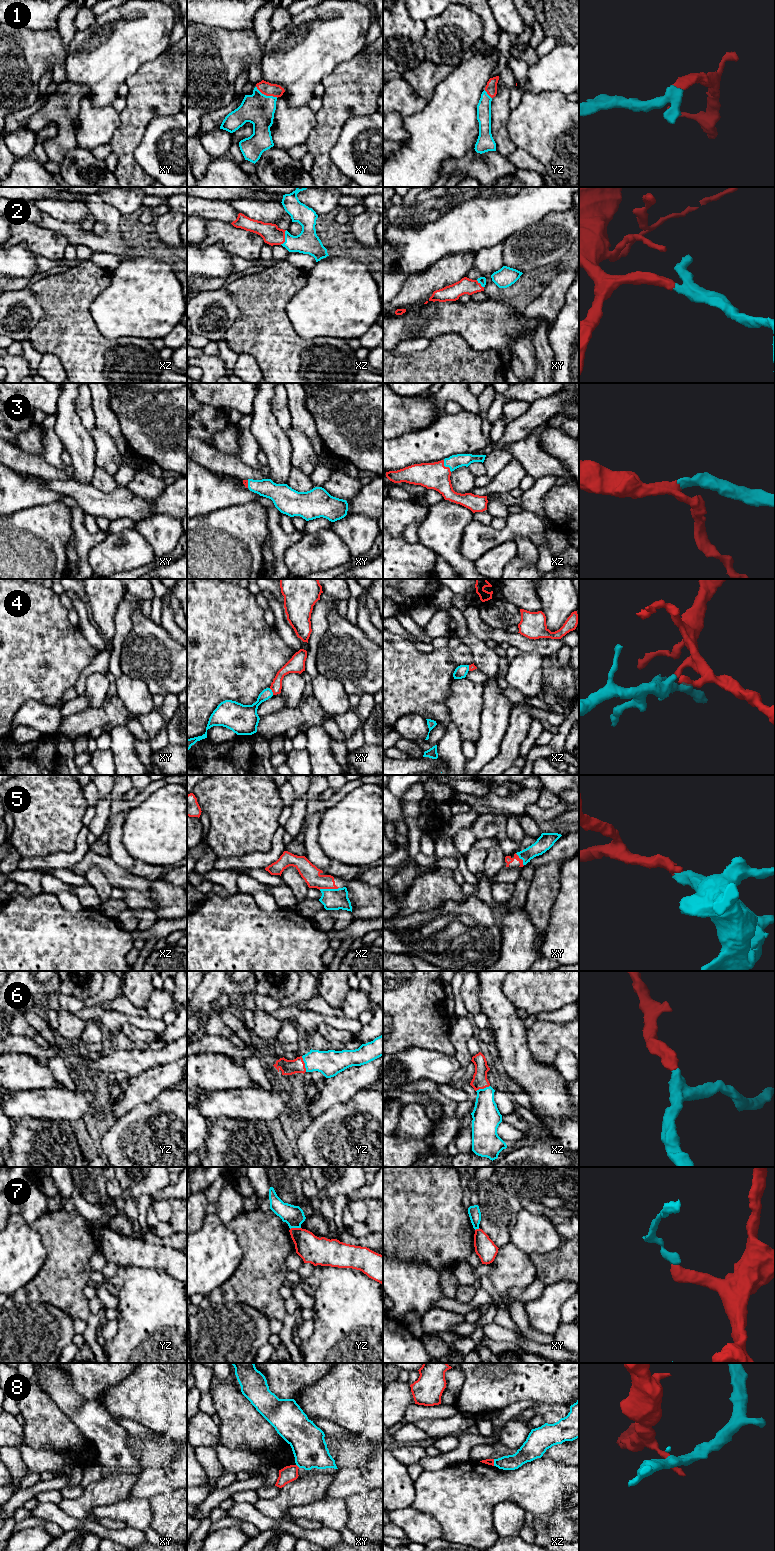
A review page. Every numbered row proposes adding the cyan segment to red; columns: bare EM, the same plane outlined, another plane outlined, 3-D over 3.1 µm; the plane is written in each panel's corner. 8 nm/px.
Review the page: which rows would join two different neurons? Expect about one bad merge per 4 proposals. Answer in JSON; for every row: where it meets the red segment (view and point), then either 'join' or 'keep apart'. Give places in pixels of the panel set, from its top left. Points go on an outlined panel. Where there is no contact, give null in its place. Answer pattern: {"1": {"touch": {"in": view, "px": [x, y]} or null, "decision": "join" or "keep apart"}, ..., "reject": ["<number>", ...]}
{"1": {"touch": {"in": "xy", "px": [266, 95]}, "decision": "join"}, "2": {"touch": {"in": "xz", "px": [284, 238]}, "decision": "join"}, "3": {"touch": {"in": "xz", "px": [446, 467]}, "decision": "join"}, "4": {"touch": {"in": "xy", "px": [272, 691]}, "decision": "keep apart"}, "5": {"touch": {"in": "xz", "px": [328, 888]}, "decision": "join"}, "6": {"touch": {"in": "yz", "px": [304, 1064]}, "decision": "join"}, "7": {"touch": {"in": "yz", "px": [295, 1228]}, "decision": "keep apart"}, "8": {"touch": {"in": "xz", "px": [493, 1462]}, "decision": "keep apart"}, "reject": ["4", "7", "8"]}

